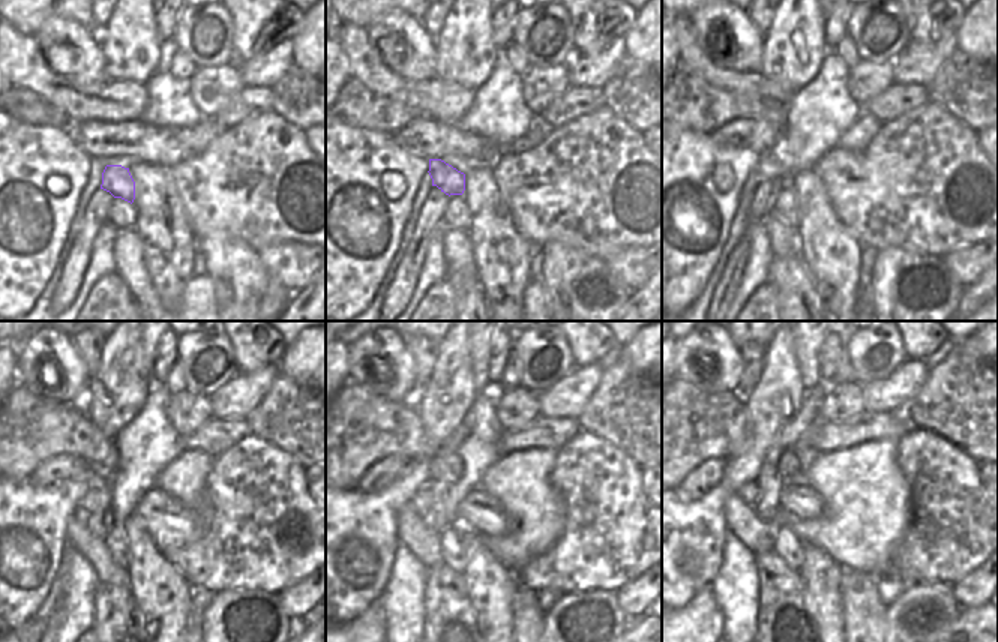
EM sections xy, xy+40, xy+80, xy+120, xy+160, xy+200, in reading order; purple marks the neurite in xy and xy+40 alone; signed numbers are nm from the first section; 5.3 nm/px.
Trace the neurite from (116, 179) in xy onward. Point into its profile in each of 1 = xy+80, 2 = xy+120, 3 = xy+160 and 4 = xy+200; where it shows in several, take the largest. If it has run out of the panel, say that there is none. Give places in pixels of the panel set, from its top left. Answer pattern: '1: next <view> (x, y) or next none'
1: next xy+80 (769, 168)
2: next xy+120 (96, 497)
3: next xy+160 (422, 500)
4: next xy+200 (749, 492)

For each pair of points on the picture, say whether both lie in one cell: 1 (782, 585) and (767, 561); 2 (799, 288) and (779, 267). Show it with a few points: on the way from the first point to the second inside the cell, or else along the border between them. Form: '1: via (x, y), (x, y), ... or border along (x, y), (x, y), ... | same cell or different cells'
1: via (778, 579), (778, 573), (772, 567) | same cell
2: via (794, 284), (782, 272) | same cell

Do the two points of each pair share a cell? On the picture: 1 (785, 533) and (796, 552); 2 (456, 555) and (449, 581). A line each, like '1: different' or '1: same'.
1: same
2: different

